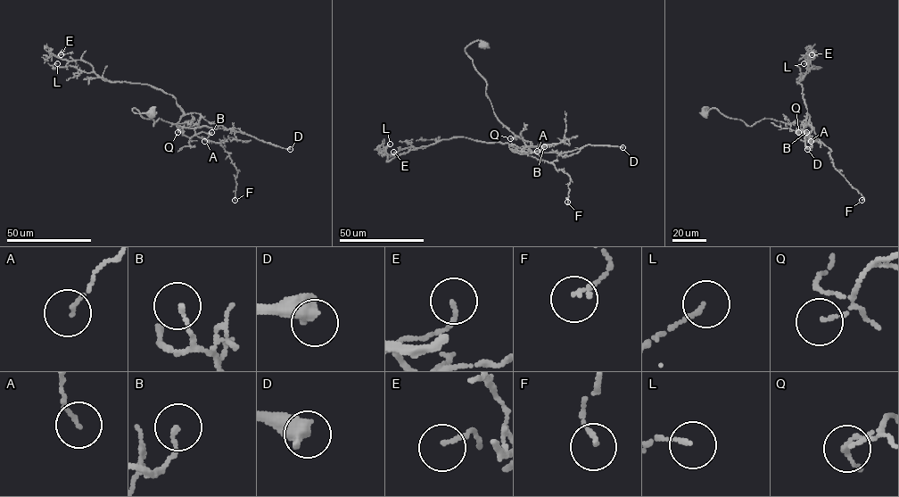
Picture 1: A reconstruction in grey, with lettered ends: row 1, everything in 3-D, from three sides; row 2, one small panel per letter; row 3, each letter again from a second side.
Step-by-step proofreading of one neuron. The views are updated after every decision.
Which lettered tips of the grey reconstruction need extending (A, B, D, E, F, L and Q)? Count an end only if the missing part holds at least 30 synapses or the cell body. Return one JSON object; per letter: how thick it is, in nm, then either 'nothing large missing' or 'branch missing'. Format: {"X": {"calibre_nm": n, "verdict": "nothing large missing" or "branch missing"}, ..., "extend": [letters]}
{"A": {"calibre_nm": 100, "verdict": "nothing large missing"}, "B": {"calibre_nm": 100, "verdict": "nothing large missing"}, "D": {"calibre_nm": 650, "verdict": "branch missing"}, "E": {"calibre_nm": 130, "verdict": "nothing large missing"}, "F": {"calibre_nm": 130, "verdict": "nothing large missing"}, "L": {"calibre_nm": 130, "verdict": "nothing large missing"}, "Q": {"calibre_nm": 100, "verdict": "nothing large missing"}, "extend": ["D"]}

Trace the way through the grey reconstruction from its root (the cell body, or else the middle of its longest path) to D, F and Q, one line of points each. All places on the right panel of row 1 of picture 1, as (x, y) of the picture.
D: (704, 113), (700, 112), (715, 108), (749, 126), (764, 118), (802, 121), (812, 128), (804, 137), (807, 149)
F: (704, 113), (700, 112), (715, 108), (749, 126), (764, 118), (808, 124), (830, 150), (835, 169), (861, 200)
Q: (704, 113), (700, 112), (715, 108), (749, 126), (769, 118), (814, 128), (807, 112), (798, 132)

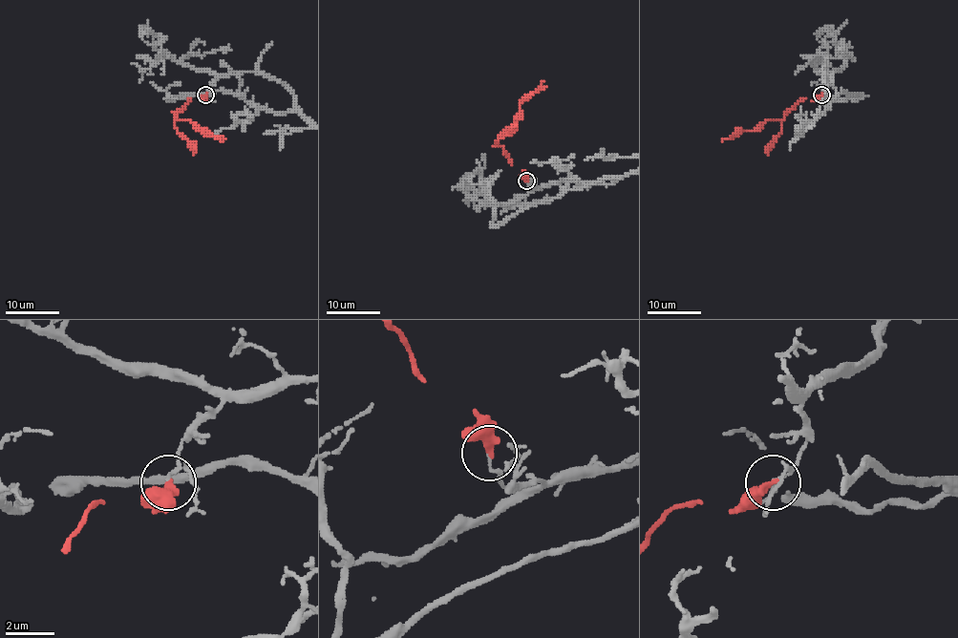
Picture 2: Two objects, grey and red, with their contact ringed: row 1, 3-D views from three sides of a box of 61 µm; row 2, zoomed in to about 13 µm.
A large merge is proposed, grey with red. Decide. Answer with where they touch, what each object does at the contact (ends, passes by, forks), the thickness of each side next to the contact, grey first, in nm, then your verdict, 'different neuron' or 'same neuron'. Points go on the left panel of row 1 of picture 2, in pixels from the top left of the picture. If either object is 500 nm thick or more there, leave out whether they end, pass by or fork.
place (205, 95); grey ends; red ends; calibres 100 and 400 nm; different neuron

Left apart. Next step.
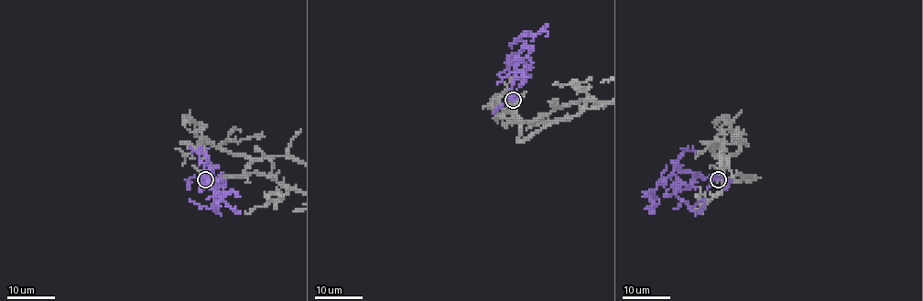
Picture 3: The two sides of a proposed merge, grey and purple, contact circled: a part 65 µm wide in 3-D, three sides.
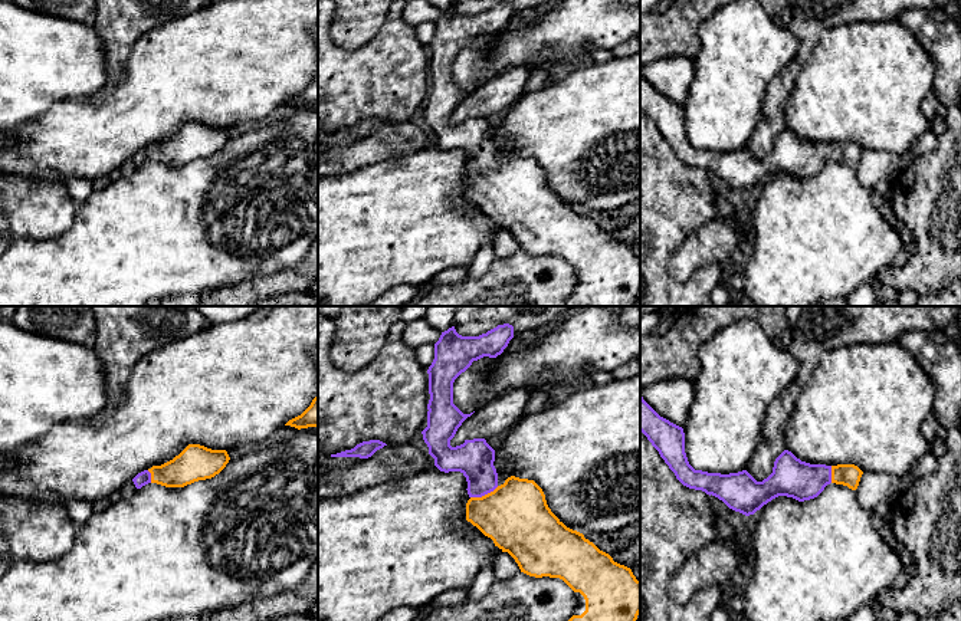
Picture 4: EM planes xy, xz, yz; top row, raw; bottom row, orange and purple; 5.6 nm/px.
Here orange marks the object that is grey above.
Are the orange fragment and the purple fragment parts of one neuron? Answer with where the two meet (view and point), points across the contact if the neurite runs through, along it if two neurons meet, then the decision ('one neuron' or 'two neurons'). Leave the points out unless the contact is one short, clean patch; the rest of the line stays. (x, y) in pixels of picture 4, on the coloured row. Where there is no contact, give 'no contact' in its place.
meets orange in xz at (485, 495); runs through xz (515, 515), (504, 513), (485, 495), (475, 457); one neuron

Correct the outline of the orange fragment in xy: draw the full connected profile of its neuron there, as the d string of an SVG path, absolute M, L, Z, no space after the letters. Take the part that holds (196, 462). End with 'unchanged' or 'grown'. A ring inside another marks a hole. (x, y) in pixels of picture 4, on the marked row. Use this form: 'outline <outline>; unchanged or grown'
outline M188 444L173 460L138 473L132 482L137 489L148 483L165 487L184 487L194 482L214 477L226 467L229 460L230 457L226 450L211 450L200 444Z; grown

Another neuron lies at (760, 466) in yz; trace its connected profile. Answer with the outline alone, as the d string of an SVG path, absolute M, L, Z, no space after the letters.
M806 306L793 328L787 348L800 369L791 387L774 400L764 417L762 441L752 453L747 472L762 482L784 451L785 424L794 401L813 378L821 356L840 346L895 342L906 332L944 332L958 316L960 306Z

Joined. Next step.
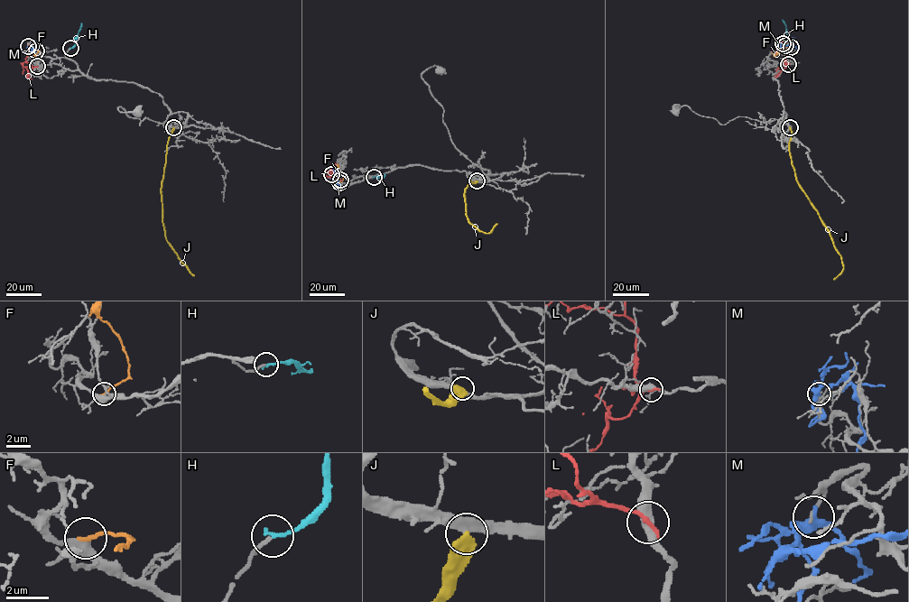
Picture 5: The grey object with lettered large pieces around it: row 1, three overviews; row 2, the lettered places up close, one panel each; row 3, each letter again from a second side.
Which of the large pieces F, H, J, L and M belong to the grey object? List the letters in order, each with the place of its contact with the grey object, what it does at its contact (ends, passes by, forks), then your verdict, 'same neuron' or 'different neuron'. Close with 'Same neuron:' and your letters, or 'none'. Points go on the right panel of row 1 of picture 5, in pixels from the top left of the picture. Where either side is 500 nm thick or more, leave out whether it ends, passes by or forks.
F: (791, 47) | it ends | different neuron
H: (785, 45) | it ends | same neuron
J: (790, 127) | it ends | different neuron
L: (788, 64) | it ends | different neuron
M: (783, 43) | it forks | different neuron
Same neuron: H

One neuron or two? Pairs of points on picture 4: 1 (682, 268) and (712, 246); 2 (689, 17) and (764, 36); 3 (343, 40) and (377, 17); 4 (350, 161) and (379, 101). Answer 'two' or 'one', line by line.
1: one
2: two
3: one
4: two

